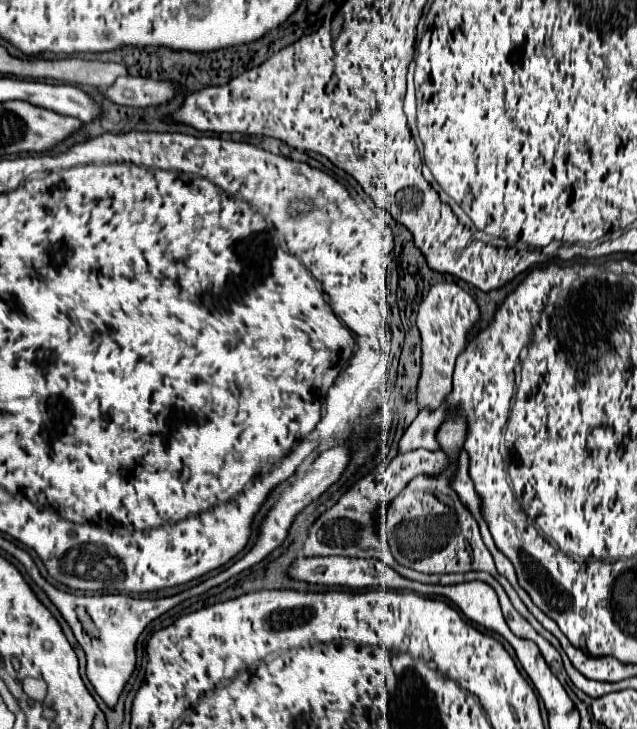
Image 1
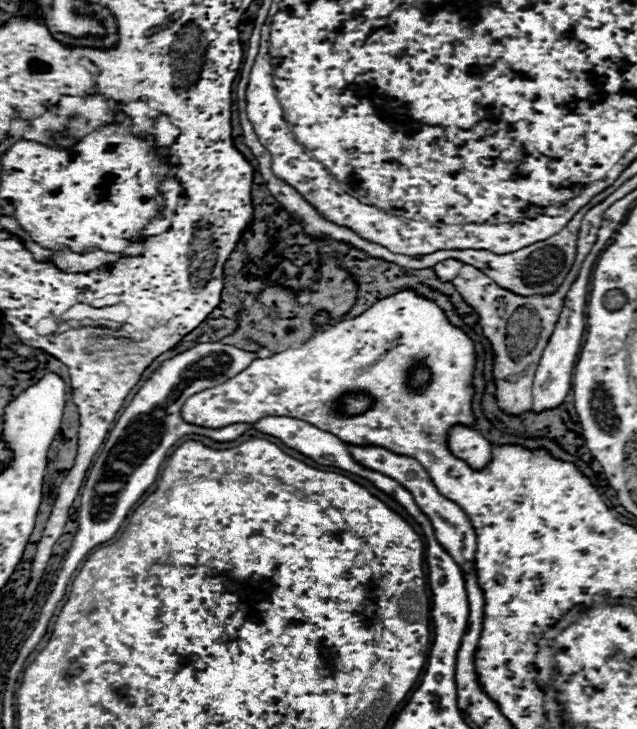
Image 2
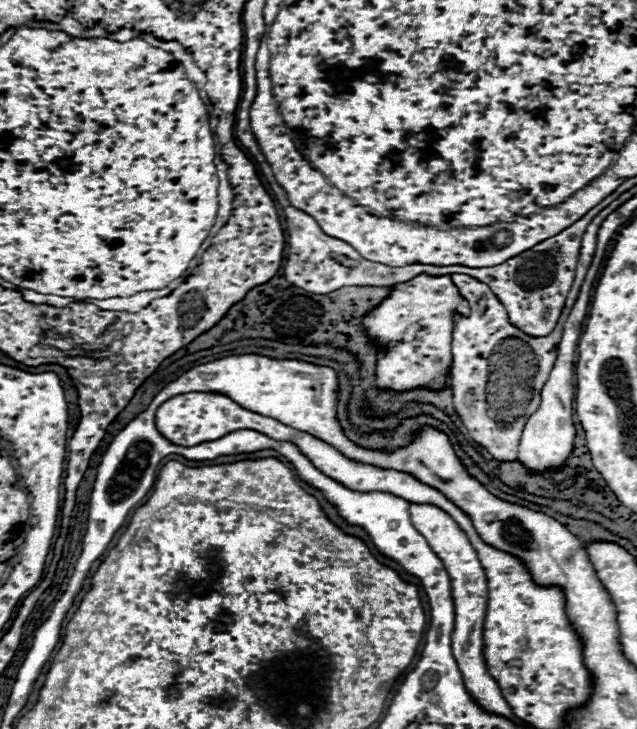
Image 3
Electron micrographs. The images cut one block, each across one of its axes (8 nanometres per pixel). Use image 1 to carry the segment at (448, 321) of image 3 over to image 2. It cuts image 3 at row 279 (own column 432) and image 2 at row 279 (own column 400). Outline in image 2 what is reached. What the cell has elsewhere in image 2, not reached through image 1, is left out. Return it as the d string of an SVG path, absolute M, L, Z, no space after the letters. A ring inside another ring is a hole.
M444 260L444 262L440 262L440 264L434 266L434 272L436 272L438 280L442 280L442 282L452 282L452 280L458 276L458 270L460 270L460 268L462 268L460 262L456 262L456 260Z

